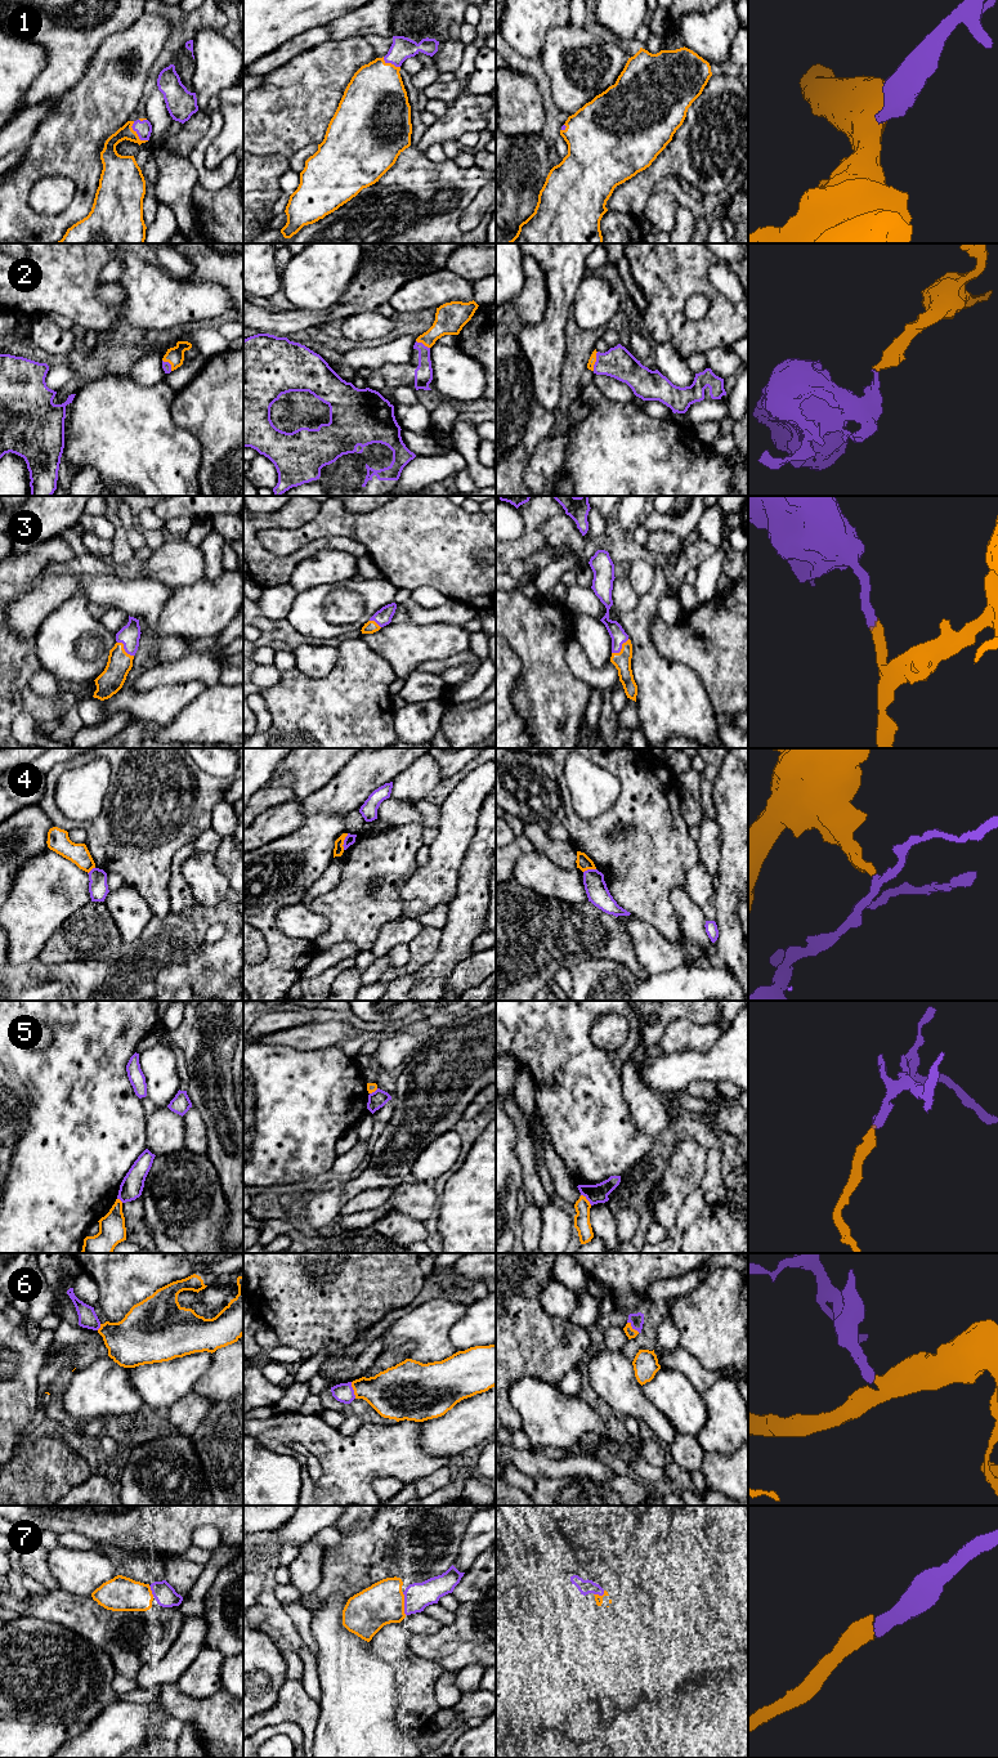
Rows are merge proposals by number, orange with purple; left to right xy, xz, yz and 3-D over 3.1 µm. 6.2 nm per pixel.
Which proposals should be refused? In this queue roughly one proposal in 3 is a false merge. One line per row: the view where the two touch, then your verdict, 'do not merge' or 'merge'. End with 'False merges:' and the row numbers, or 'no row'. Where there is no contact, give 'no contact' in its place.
1: meets orange in xy; merge
2: meets orange in yz; merge
3: meets orange in yz; merge
4: meets orange in xz; do not merge
5: meets orange in yz; do not merge
6: meets orange in xz; merge
7: meets orange in xz; merge
False merges: 4, 5

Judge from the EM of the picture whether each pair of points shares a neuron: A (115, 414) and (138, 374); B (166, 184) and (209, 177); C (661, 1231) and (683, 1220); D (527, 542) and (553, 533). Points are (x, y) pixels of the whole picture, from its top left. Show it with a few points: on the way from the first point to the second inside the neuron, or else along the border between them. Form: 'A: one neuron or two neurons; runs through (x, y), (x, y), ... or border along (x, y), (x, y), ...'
A: two neurons; border along (128, 374), (143, 385), (162, 383)
B: two neurons; border along (188, 159), (196, 170), (197, 182)
C: two neurons; border along (668, 1230), (662, 1239)
D: two neurons; border along (564, 513), (545, 520), (542, 535), (546, 542)

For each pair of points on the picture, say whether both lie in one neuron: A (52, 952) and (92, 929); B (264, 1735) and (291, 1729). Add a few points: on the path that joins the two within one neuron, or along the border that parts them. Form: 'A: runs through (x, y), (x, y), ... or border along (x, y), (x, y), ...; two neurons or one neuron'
A: runs through (62, 947), (81, 936); one neuron
B: runs through (271, 1731), (285, 1729); one neuron

